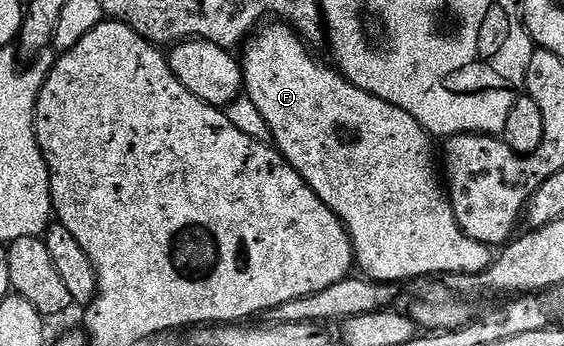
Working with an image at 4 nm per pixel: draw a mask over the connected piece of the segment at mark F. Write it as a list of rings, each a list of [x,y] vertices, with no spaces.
[[[274,21],[263,26],[261,30],[250,36],[241,52],[243,55],[240,55],[244,95],[245,98],[252,101],[252,105],[256,105],[256,109],[260,109],[260,117],[263,123],[268,125],[273,146],[277,147],[278,152],[286,158],[287,163],[296,169],[296,173],[300,173],[300,177],[304,177],[304,181],[316,193],[316,197],[320,197],[320,201],[324,201],[324,205],[328,205],[328,209],[332,209],[338,215],[338,220],[346,226],[346,232],[350,234],[350,243],[354,246],[354,261],[357,270],[365,278],[373,279],[375,283],[393,283],[395,285],[402,285],[405,279],[418,279],[421,275],[478,275],[481,271],[487,271],[492,262],[491,248],[472,241],[462,232],[460,225],[456,225],[456,217],[452,213],[449,194],[440,182],[439,172],[438,175],[434,172],[436,147],[434,151],[433,145],[430,144],[433,143],[432,137],[420,126],[416,117],[412,117],[408,113],[404,113],[404,109],[396,109],[396,105],[388,105],[388,101],[380,101],[380,97],[352,85],[350,80],[344,78],[333,66],[330,66],[331,68],[325,67],[320,60],[313,59],[309,50],[311,51],[311,48],[307,46],[302,36],[293,27],[281,21]]]

